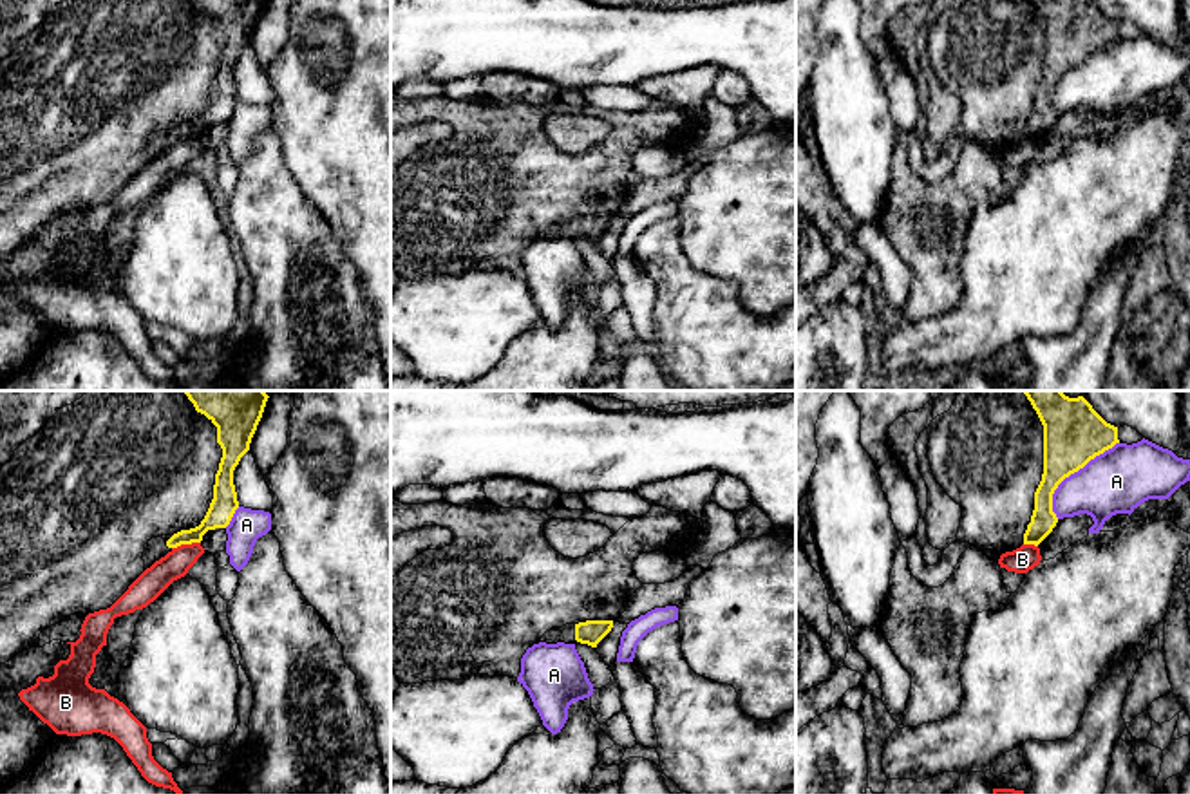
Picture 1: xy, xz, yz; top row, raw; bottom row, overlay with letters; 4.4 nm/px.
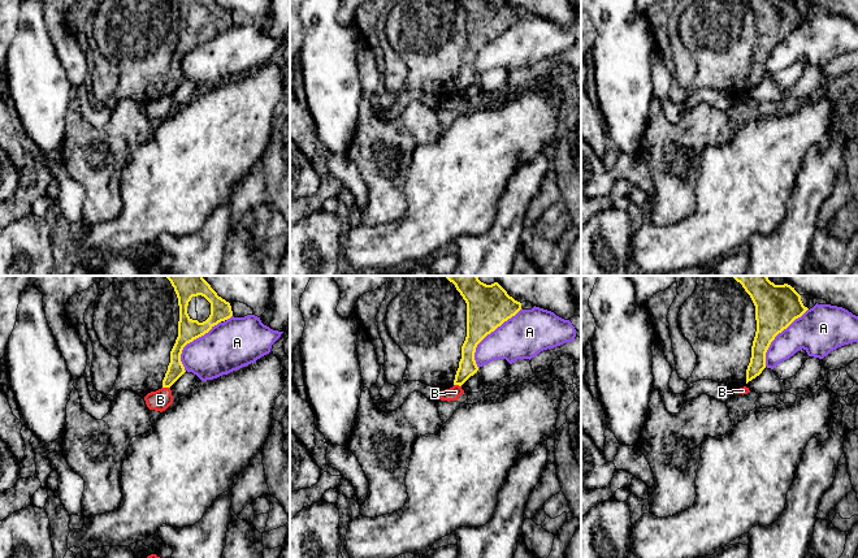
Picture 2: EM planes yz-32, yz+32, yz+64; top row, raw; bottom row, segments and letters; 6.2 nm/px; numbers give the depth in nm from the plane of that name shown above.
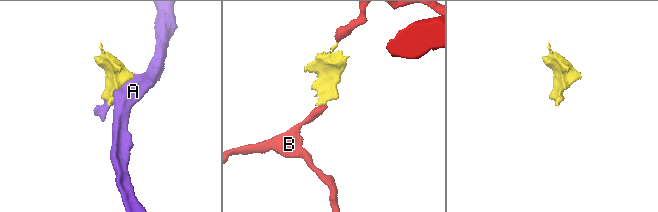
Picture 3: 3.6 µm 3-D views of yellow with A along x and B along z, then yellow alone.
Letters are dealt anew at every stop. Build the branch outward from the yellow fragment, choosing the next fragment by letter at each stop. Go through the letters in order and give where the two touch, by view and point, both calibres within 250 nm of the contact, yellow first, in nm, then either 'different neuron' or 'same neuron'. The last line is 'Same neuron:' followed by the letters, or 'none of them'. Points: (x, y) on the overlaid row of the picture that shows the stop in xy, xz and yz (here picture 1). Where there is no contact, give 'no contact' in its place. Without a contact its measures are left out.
A: yz (1071, 472) | 280/280 nm | different neuron
B: xy (185, 543) | 120/120 nm | different neuron
Same neuron: none of them

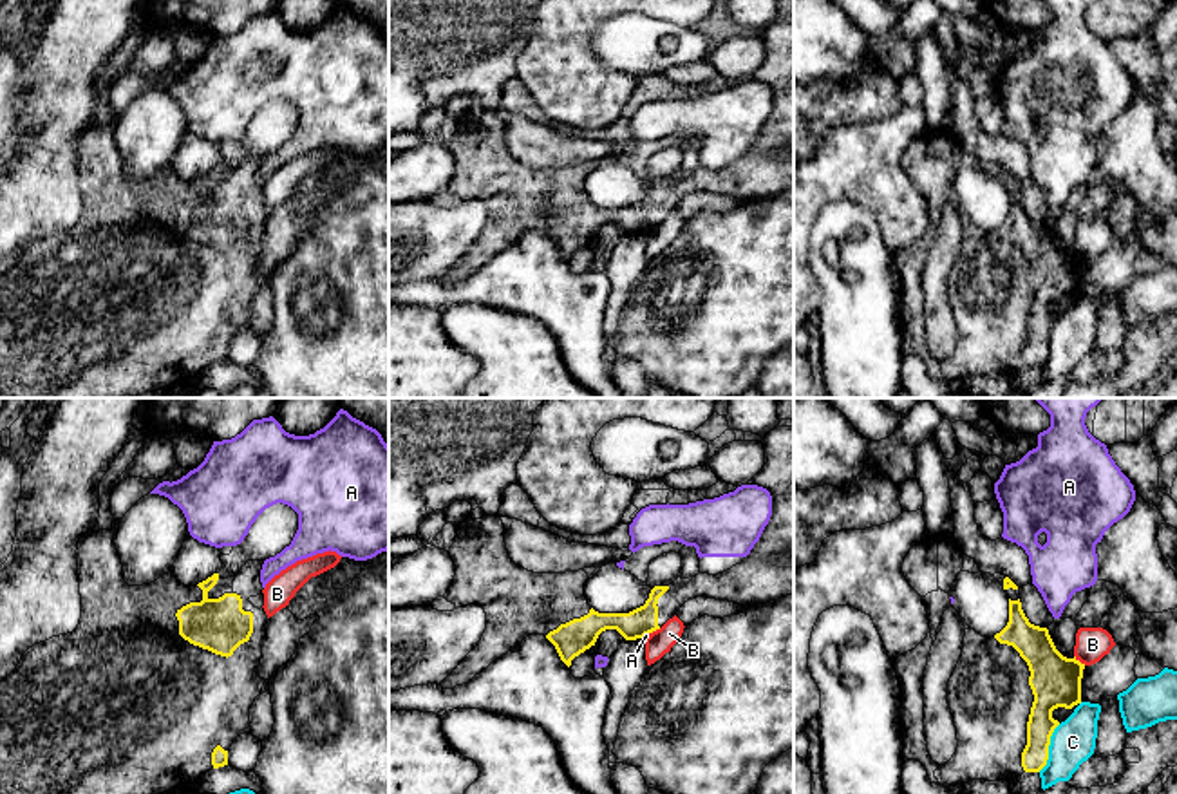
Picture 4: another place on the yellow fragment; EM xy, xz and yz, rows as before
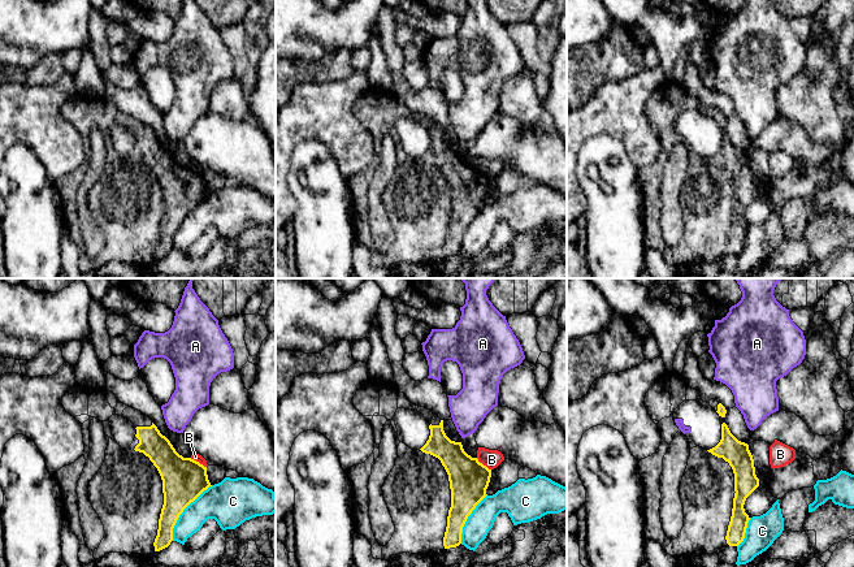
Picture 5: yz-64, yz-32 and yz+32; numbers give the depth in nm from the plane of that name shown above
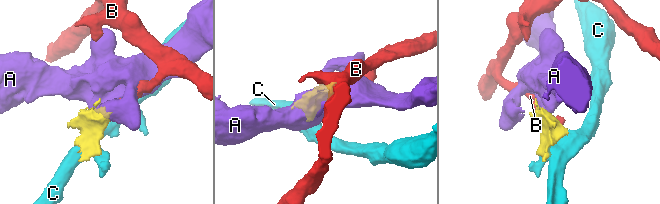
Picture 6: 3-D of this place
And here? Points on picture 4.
A: xz (644, 635) | 130/20 nm | different neuron
B: yz (1078, 661) | 220/150 nm | different neuron
C: yz (1047, 747) | 160/200 nm | different neuron
Same neuron: none of them

